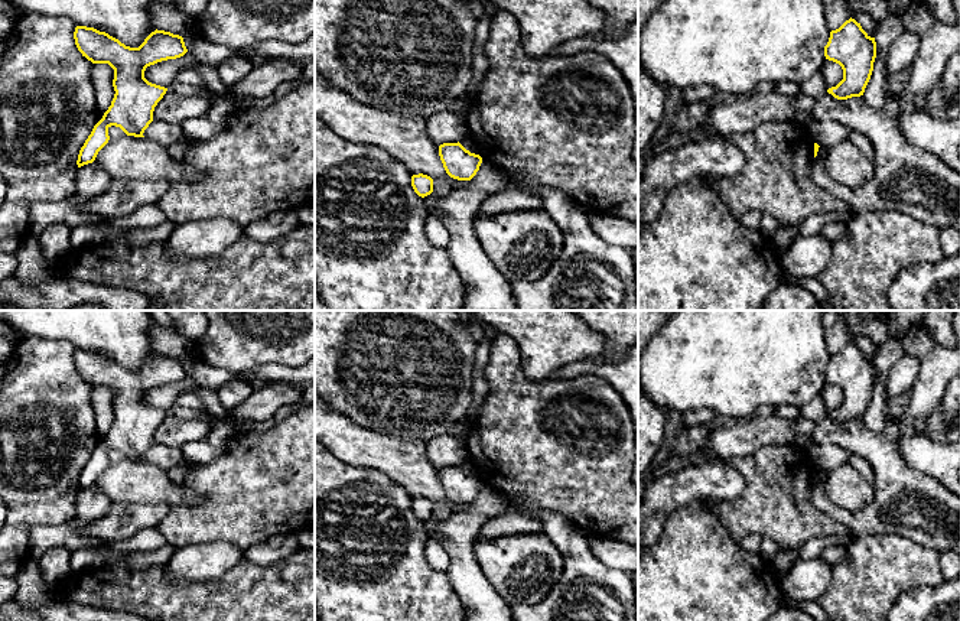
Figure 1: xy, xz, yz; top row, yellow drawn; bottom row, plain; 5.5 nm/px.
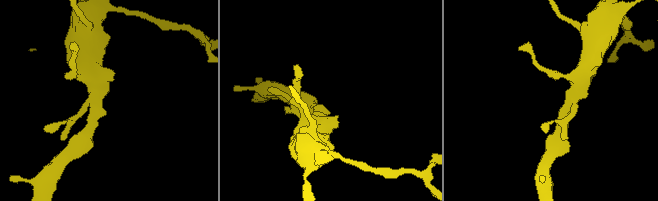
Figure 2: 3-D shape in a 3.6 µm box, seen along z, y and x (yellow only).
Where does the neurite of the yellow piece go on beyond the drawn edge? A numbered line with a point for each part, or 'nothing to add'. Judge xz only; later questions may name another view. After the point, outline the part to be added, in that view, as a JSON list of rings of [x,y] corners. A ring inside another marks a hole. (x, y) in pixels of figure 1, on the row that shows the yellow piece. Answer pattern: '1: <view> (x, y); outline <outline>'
nothing to add

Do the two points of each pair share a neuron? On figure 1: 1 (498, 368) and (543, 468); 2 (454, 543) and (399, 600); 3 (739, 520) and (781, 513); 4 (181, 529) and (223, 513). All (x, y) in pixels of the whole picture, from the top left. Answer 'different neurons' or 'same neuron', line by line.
1: same neuron
2: different neurons
3: same neuron
4: same neuron

